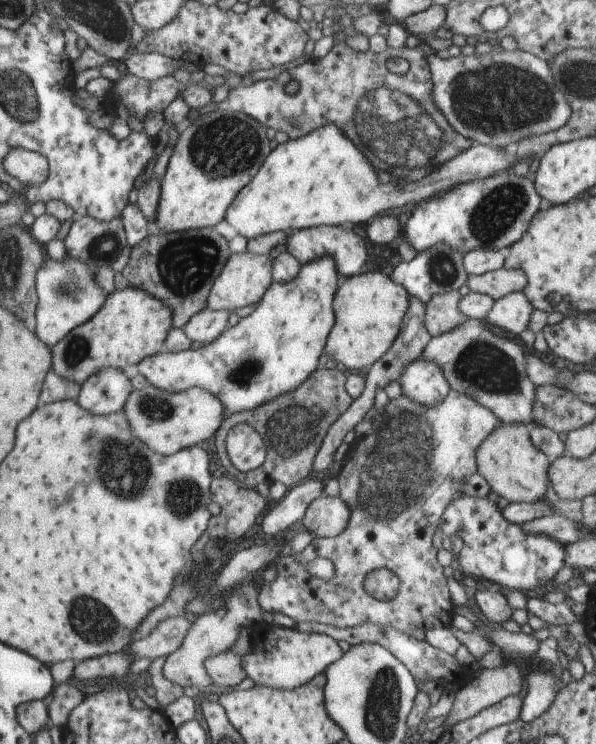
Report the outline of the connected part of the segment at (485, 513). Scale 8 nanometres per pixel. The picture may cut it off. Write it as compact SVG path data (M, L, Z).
M460 495L444 512L444 522L439 529L444 535L457 540L459 570L475 579L482 577L495 588L528 592L532 588L546 586L564 568L567 560L565 543L546 533L529 533L522 525L506 520L502 503L494 503L488 497Z

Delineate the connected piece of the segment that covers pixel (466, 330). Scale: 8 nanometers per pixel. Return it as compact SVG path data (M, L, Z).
M469 318L460 327L453 328L439 337L432 337L420 357L436 361L446 372L452 390L458 389L474 397L478 404L492 410L502 425L533 422L532 409L536 385L529 379L527 370L524 370L524 350L518 342L494 334L484 322Z

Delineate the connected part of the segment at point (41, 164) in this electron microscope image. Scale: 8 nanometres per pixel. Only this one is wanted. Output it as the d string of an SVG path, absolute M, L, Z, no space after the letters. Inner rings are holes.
M13 149L5 160L5 167L23 183L39 185L48 180L52 166L50 159L37 151Z

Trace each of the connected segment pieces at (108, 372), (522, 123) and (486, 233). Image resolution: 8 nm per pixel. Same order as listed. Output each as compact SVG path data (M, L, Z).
M106 367L83 384L79 400L90 412L109 415L124 411L134 392L134 382L124 369Z
M518 48L513 51L496 49L489 53L441 58L436 53L427 56L433 87L431 95L438 110L444 114L457 133L475 144L499 149L512 149L518 141L541 135L569 122L573 109L565 93L555 84L553 71L541 57Z
M513 168L506 169L494 176L456 185L418 205L402 228L402 235L405 237L404 241L408 241L418 253L438 243L449 244L464 254L479 248L489 251L505 251L511 244L517 243L524 236L529 224L535 218L534 214L538 212L540 204L542 204L542 196L535 188L535 182L527 177L518 176L514 173Z

